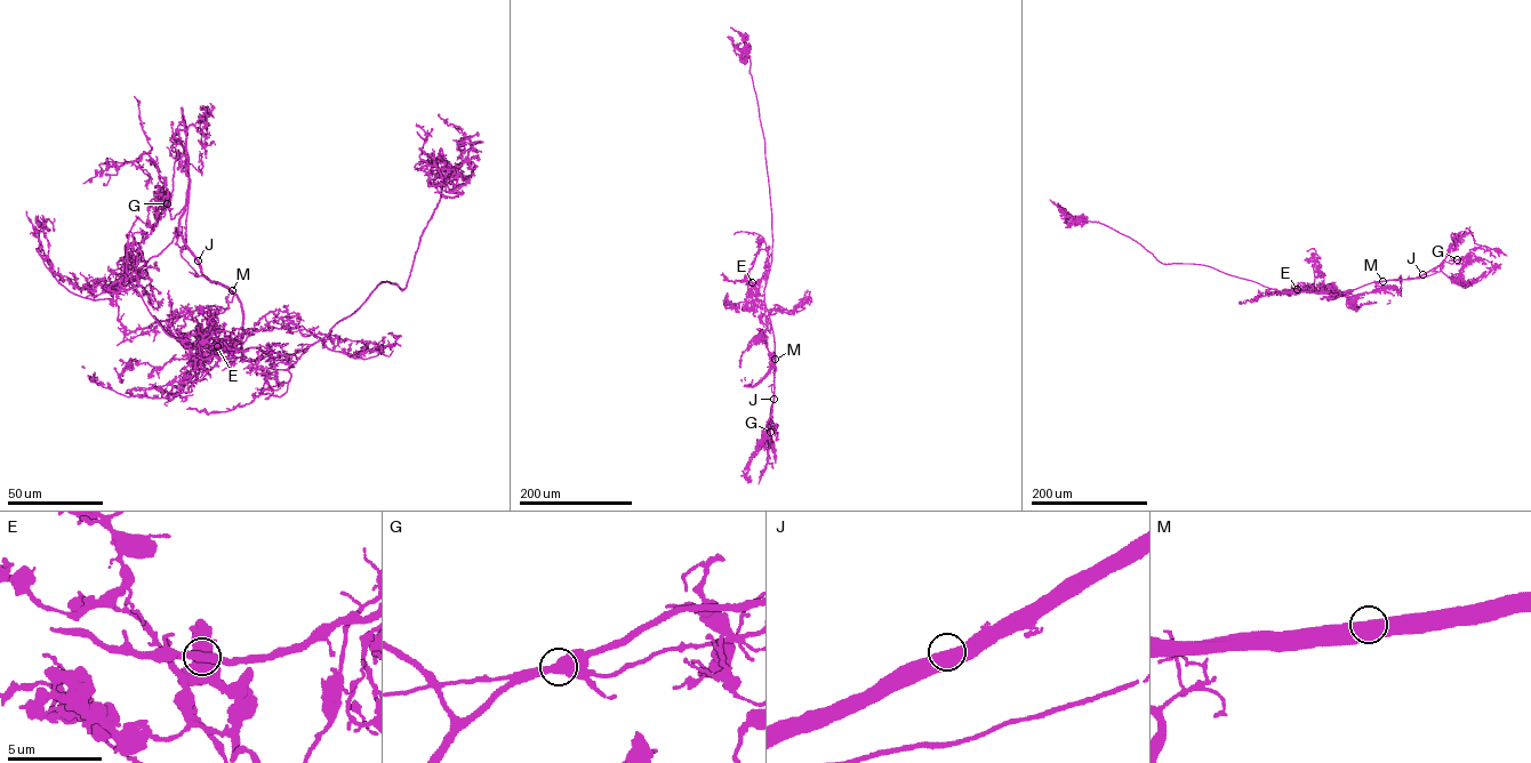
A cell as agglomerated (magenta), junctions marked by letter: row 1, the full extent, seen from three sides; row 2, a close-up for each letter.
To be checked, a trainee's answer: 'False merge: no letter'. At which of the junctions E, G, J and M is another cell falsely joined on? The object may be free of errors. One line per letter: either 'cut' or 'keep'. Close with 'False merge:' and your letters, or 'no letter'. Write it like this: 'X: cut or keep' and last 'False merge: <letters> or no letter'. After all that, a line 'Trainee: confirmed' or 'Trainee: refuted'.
E: keep
G: keep
J: keep
M: keep
False merge: no letter
Trainee: confirmed

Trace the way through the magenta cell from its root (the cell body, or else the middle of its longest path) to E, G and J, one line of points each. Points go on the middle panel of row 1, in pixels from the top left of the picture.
E: (771, 263), (763, 300), (758, 300), (752, 282)
G: (771, 263), (763, 299), (775, 345), (770, 432)
J: (771, 263), (763, 302), (774, 338), (774, 399)

